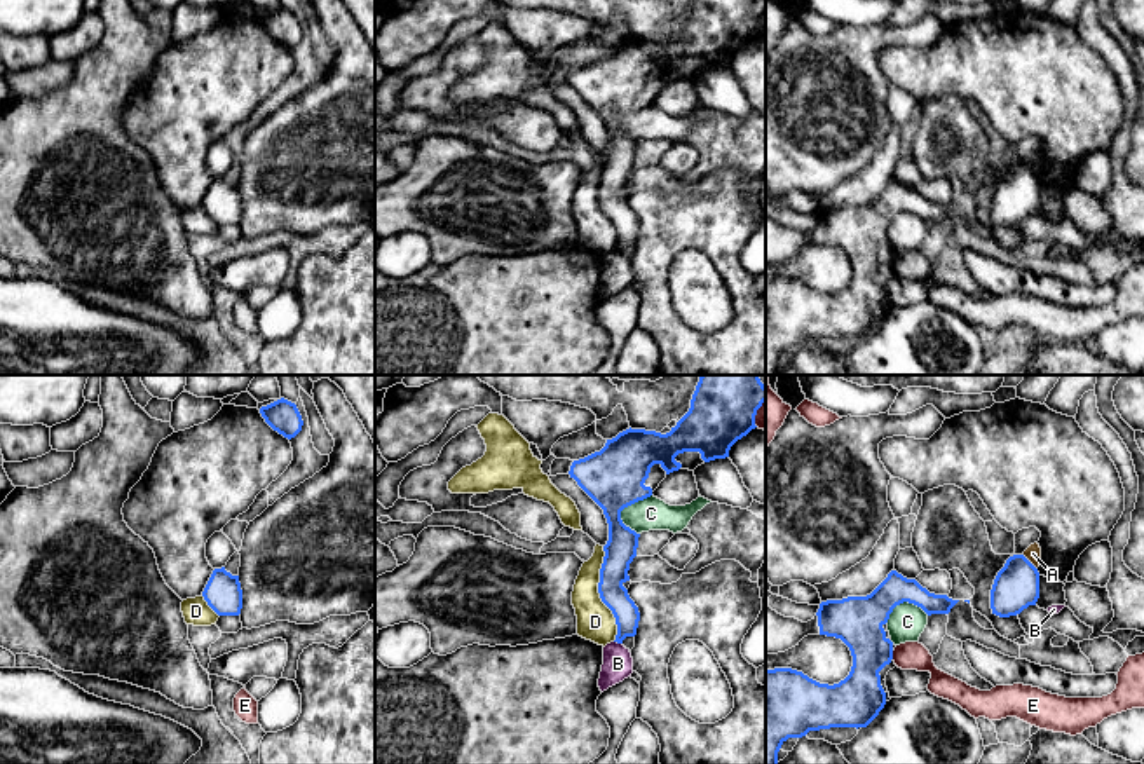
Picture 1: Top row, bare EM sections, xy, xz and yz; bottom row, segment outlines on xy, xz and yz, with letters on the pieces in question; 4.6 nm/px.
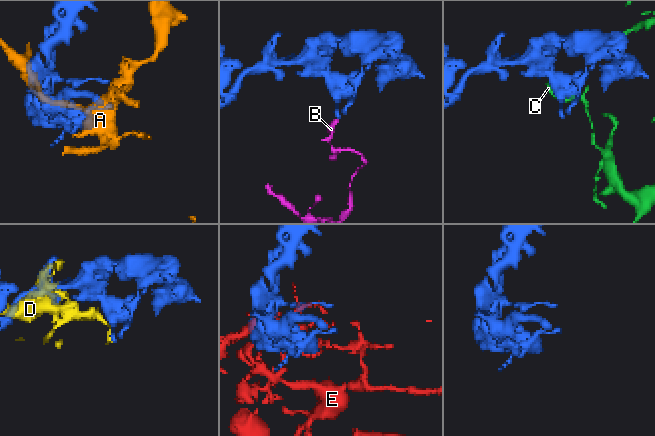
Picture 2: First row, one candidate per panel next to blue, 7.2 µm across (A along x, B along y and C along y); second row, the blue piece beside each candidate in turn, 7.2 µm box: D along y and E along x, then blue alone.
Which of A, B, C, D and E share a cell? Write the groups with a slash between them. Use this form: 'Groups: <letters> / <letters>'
Groups: A / B / C / D / E

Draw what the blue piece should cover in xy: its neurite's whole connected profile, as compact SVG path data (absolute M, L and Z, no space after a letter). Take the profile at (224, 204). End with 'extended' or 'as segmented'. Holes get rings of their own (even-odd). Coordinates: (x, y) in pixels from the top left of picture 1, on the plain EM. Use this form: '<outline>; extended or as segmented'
M225 176L214 178L202 206L218 225L239 225L242 218L239 185L232 185Z; as segmented

